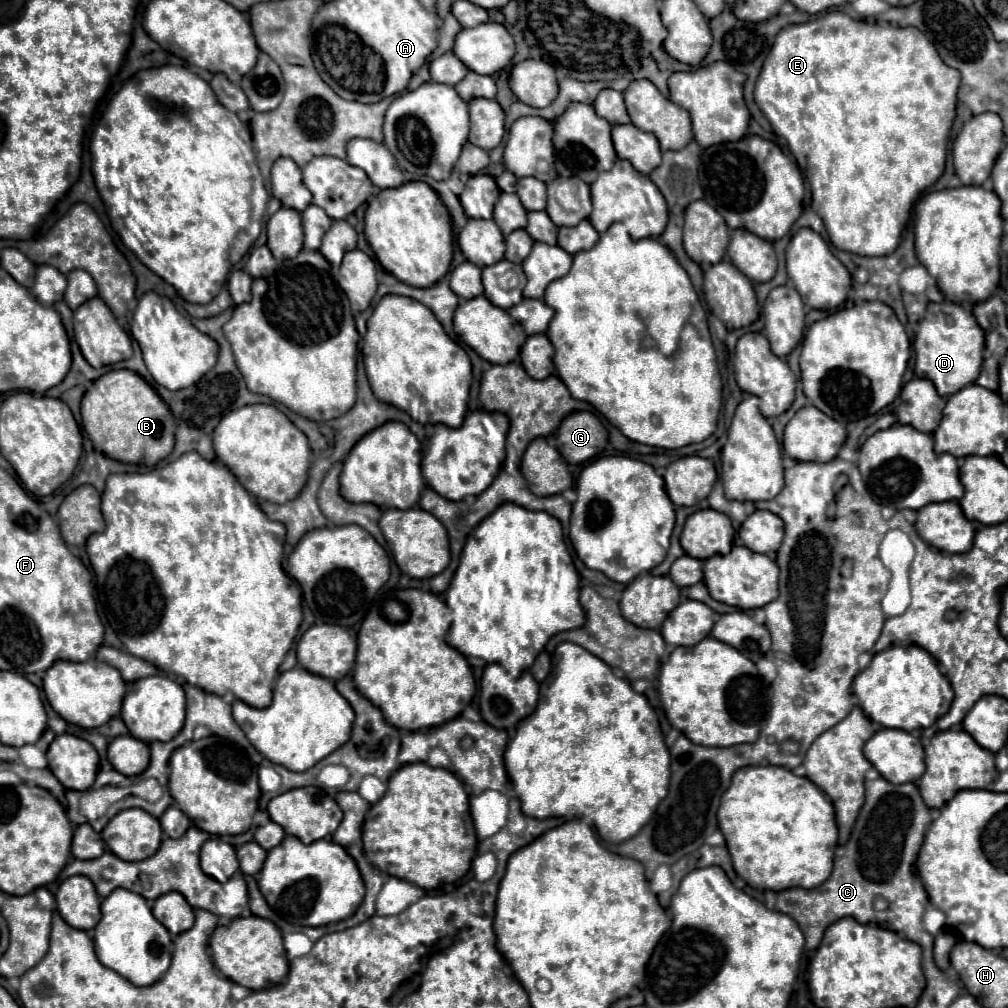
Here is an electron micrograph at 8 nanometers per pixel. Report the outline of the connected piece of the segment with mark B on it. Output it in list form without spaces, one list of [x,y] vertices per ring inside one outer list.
[[[118,369],[98,377],[81,401],[82,427],[94,449],[122,463],[156,465],[174,449],[174,417],[158,393],[134,371]]]

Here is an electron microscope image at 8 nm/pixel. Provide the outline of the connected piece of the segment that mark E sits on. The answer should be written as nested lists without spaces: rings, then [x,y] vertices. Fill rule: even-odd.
[[[830,11],[816,21],[808,21],[802,25],[788,25],[776,35],[776,43],[770,51],[770,55],[764,61],[762,73],[756,81],[754,97],[762,113],[772,125],[772,131],[778,137],[784,137],[788,143],[790,153],[798,161],[798,167],[802,169],[804,177],[810,183],[812,191],[812,209],[822,217],[826,231],[830,235],[830,241],[836,249],[864,255],[864,257],[880,257],[880,255],[892,255],[900,243],[902,231],[910,219],[910,211],[918,197],[930,189],[938,177],[944,171],[946,161],[946,149],[948,149],[948,137],[950,129],[956,117],[956,91],[958,91],[960,73],[952,67],[946,67],[934,47],[930,47],[930,41],[922,35],[922,31],[914,31],[914,27],[880,27],[876,23],[866,21],[854,21],[842,11]],[[938,119],[946,119],[942,127],[938,127]]]

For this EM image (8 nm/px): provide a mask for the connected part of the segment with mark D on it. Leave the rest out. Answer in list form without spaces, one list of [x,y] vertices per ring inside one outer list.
[[[950,301],[928,303],[926,317],[920,321],[920,329],[914,339],[914,373],[922,379],[930,379],[938,395],[952,395],[978,379],[982,367],[982,349],[984,331],[970,311]]]

